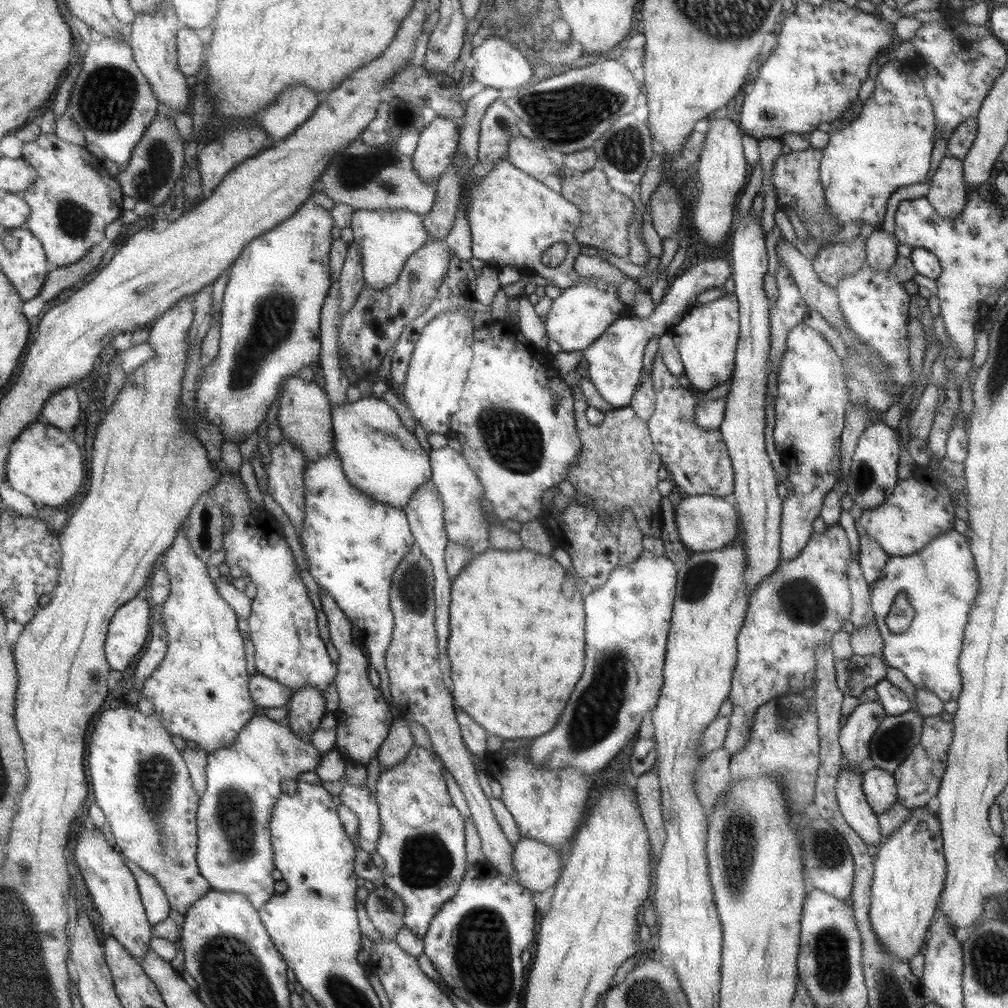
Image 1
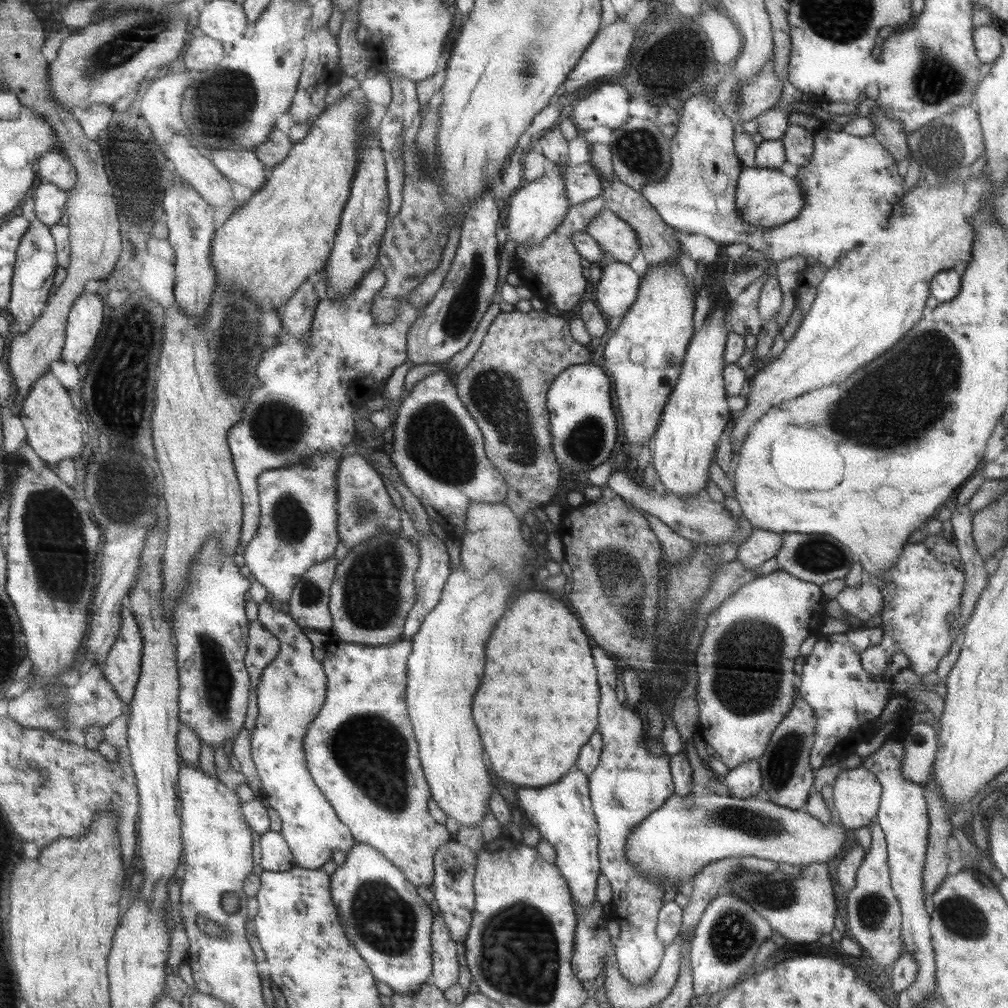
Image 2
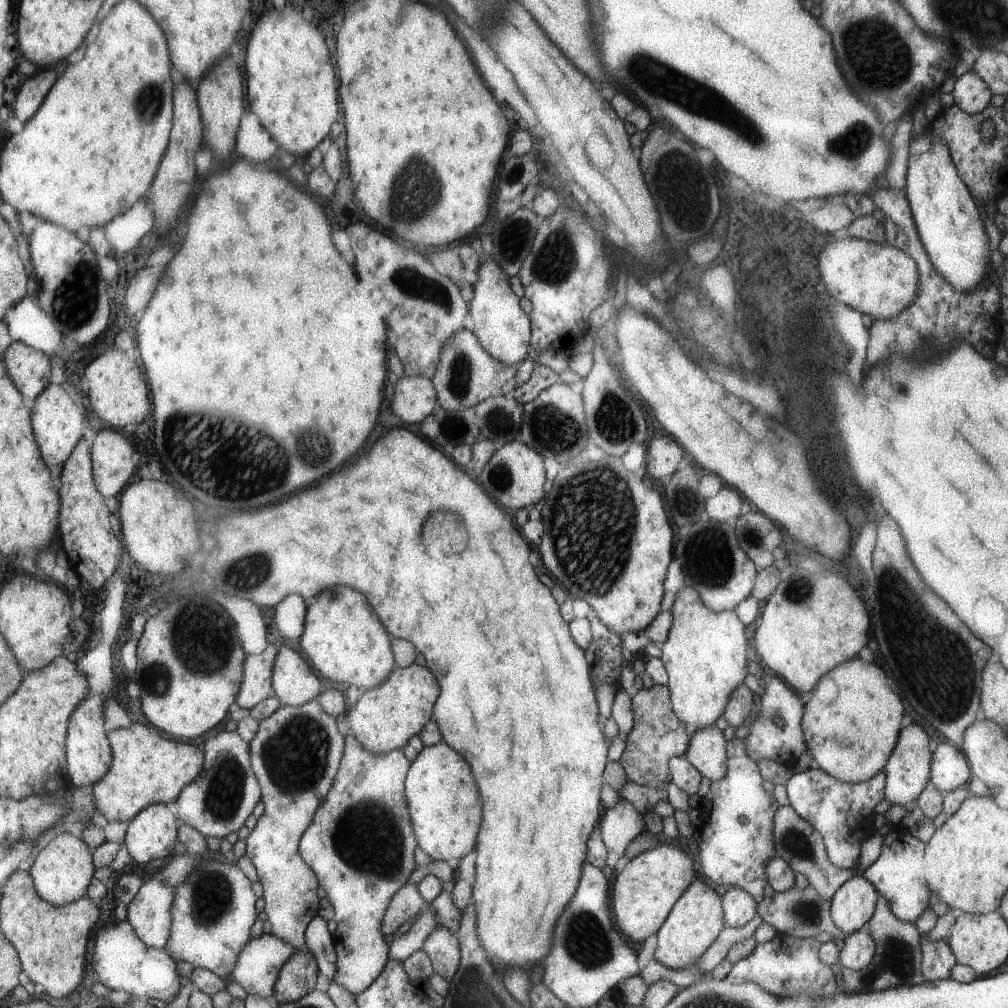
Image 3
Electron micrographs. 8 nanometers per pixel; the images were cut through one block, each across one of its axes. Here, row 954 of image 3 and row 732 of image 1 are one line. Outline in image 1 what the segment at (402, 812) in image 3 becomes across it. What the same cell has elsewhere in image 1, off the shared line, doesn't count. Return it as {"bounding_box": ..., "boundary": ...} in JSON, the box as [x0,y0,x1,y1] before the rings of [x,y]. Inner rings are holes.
{"bounding_box":[319,588,395,766],"boundary":[[[327,588],[319,590],[319,598],[323,604],[323,612],[327,614],[331,642],[339,652],[339,676],[337,676],[335,684],[337,684],[337,692],[339,692],[339,710],[343,714],[341,718],[347,718],[347,720],[339,722],[337,750],[349,762],[357,762],[357,764],[367,766],[373,758],[379,756],[379,750],[383,748],[383,744],[391,736],[391,728],[395,724],[395,718],[393,718],[389,704],[385,702],[381,690],[377,690],[367,676],[369,656],[365,656],[365,652],[355,646],[357,638],[353,638],[351,618],[347,616],[345,610],[339,608],[339,604],[335,602],[335,596]]]}

